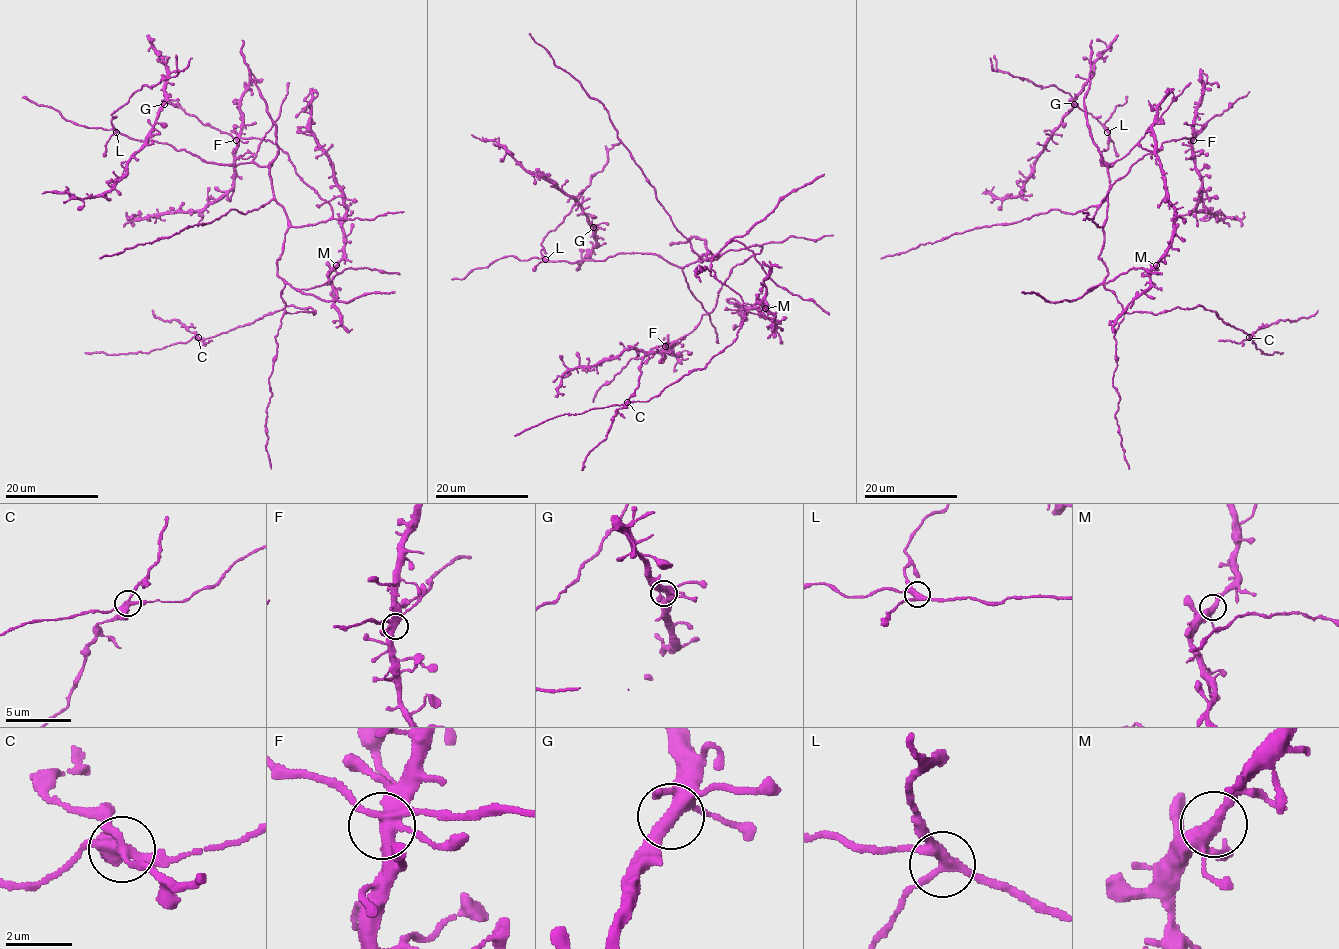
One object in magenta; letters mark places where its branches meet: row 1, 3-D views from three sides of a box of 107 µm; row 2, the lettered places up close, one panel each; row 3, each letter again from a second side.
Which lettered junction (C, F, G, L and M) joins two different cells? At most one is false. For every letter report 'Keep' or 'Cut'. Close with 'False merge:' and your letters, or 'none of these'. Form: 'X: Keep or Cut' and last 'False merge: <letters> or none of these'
C: Cut
F: Keep
G: Keep
L: Keep
M: Keep
False merge: C

